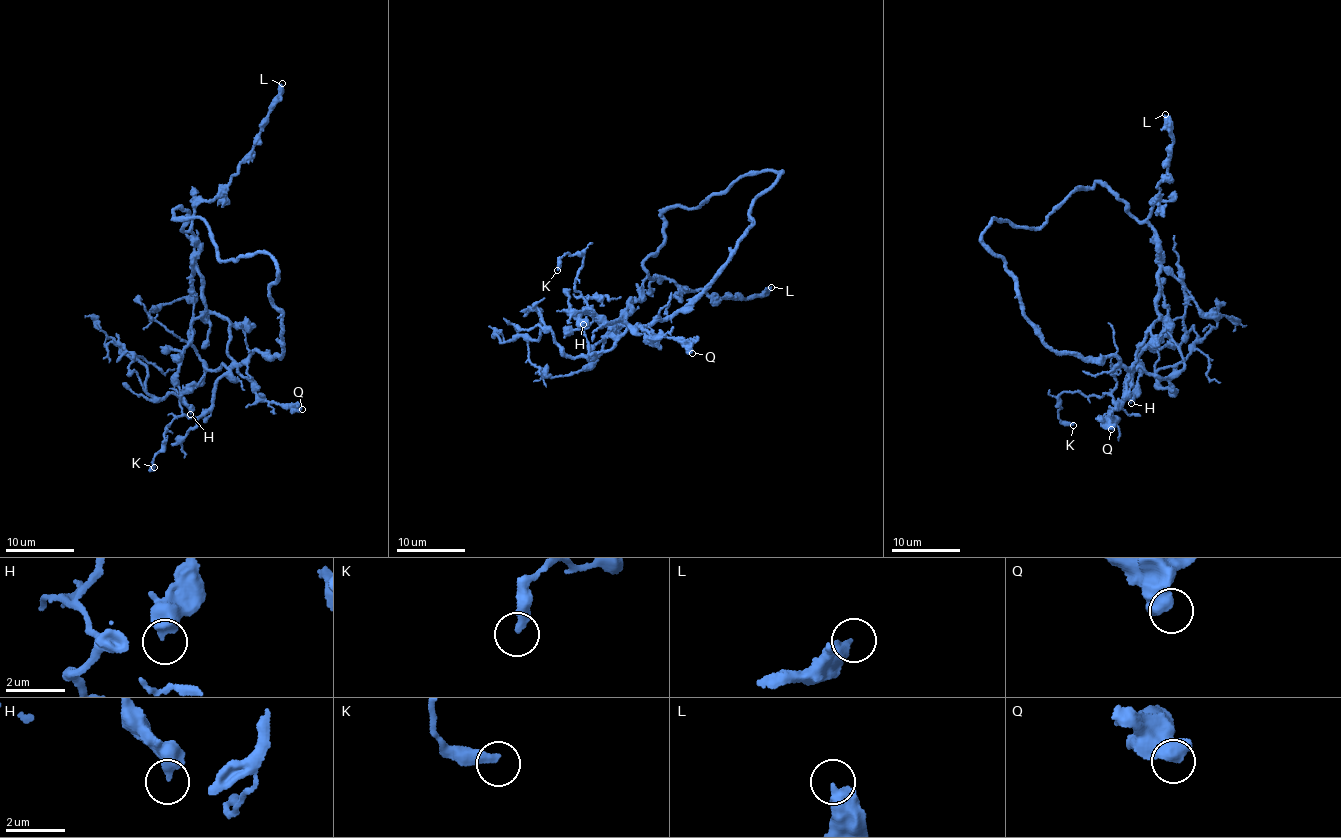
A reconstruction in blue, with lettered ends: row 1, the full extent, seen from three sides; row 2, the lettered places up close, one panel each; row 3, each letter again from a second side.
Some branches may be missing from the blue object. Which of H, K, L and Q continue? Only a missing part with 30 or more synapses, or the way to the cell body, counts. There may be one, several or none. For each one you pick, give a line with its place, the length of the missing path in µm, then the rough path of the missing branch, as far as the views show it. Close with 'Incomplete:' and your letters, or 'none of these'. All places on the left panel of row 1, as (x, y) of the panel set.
Incomplete: none of these

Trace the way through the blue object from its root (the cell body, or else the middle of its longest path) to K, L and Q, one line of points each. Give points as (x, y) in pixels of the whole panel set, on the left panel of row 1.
K: (194, 296), (190, 346), (208, 369), (223, 364), (227, 372), (216, 381), (213, 403), (165, 428), (154, 467)
L: (194, 296), (194, 208), (237, 173), (282, 83)
Q: (194, 296), (189, 339), (208, 369), (216, 371), (223, 364), (234, 367), (266, 400), (293, 404), (302, 409)

